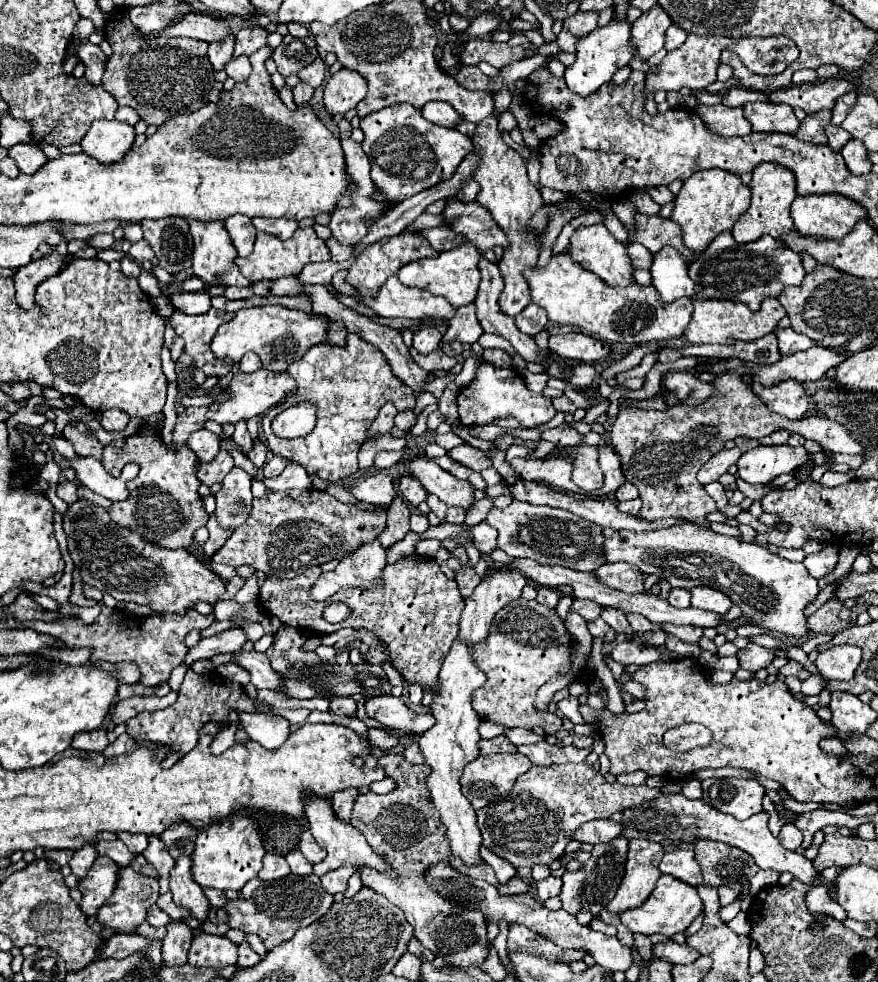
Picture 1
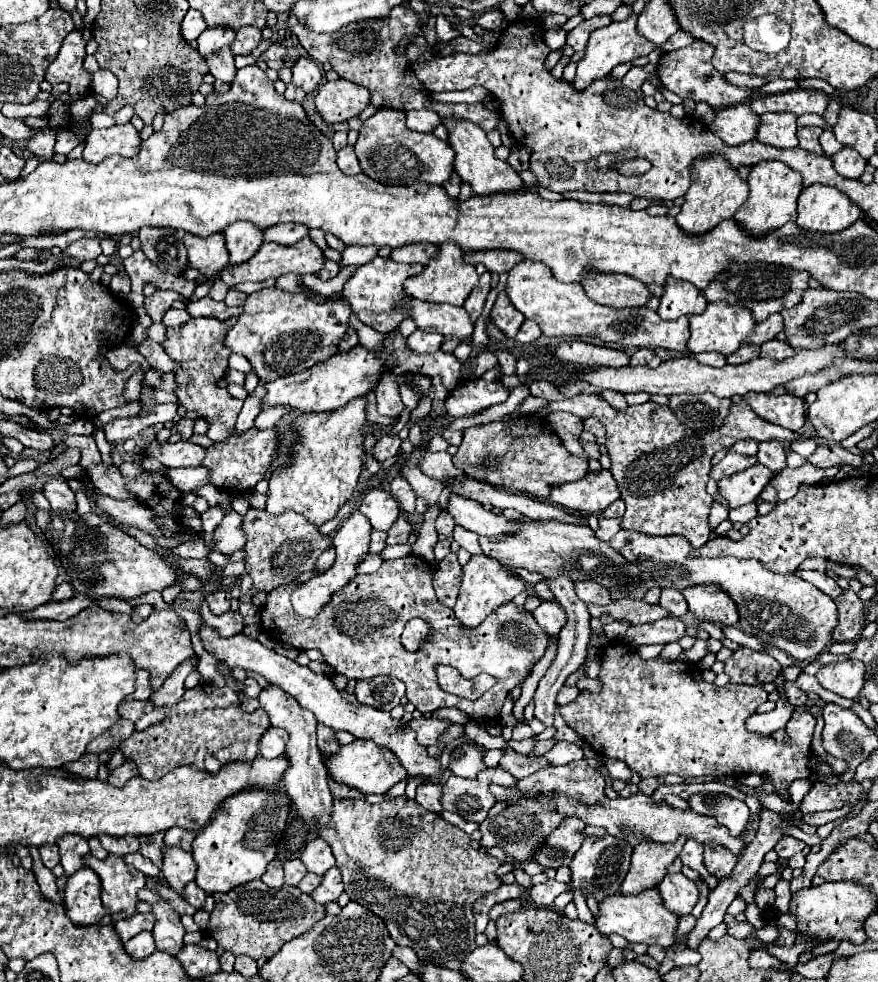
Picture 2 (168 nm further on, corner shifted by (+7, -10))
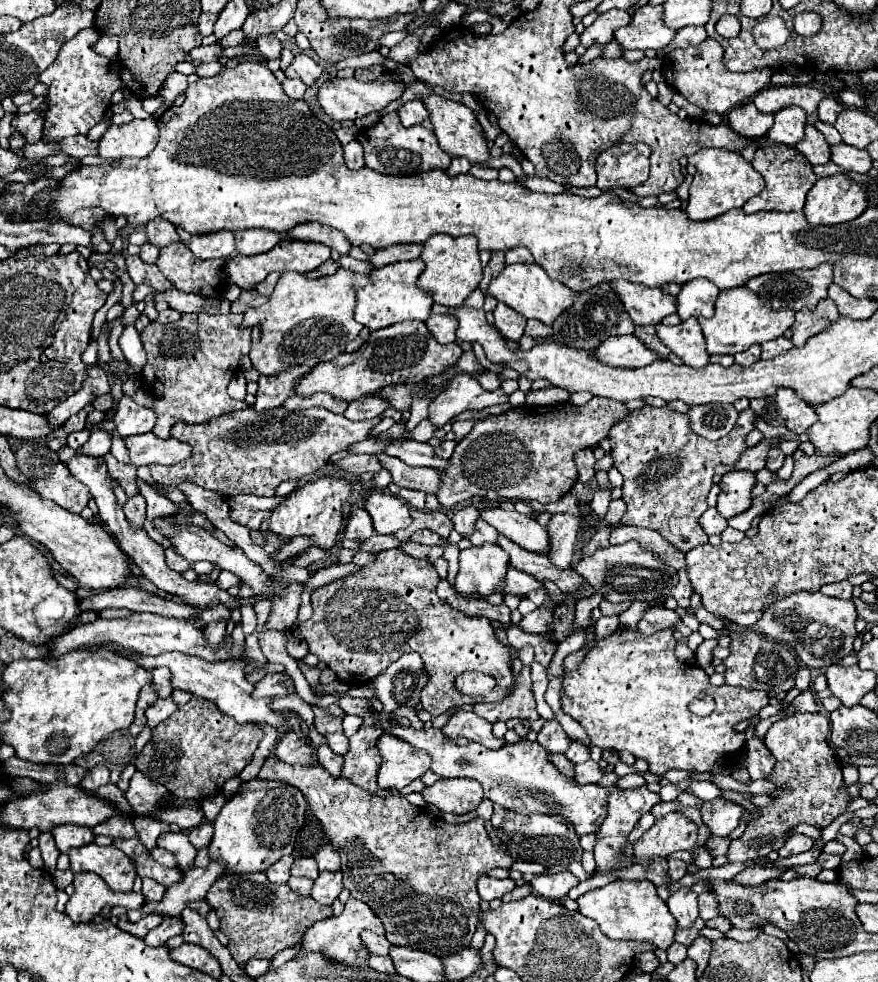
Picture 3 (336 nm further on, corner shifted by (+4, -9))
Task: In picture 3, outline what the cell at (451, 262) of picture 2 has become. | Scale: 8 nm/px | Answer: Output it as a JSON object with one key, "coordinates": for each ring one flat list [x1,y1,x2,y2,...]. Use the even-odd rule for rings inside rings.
{"coordinates":[[432,236,424,244,424,252,420,256,426,264,424,272,418,278,420,290,428,292,436,304,448,306,448,308,458,308,464,304,464,300,478,288,482,280,482,266,478,258,478,248,476,248,476,238,474,236]]}

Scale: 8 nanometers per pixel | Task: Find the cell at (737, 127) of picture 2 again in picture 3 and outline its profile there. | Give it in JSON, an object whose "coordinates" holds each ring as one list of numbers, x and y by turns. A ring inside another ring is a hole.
{"coordinates":[[752,102,732,108,726,118,730,128,746,138,762,138,774,122,774,114,758,112,758,108]]}

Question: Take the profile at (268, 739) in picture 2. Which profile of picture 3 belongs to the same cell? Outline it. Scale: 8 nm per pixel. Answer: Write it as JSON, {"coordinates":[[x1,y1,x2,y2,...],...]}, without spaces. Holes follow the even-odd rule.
{"coordinates":[[294,732,282,734,274,748,274,756,286,764,310,764,314,762,312,748,302,742,302,738,296,738]]}

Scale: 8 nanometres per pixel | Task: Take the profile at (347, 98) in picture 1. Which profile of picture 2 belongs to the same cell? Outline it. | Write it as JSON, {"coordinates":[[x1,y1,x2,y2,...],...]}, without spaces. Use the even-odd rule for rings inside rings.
{"coordinates":[[345,79,327,81,315,95,315,105,327,123,349,121,371,103,371,93]]}

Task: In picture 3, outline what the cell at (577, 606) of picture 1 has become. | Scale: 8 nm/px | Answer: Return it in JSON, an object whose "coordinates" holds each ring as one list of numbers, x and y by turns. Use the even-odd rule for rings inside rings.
{"coordinates":[[540,606,522,618,520,628,524,632,530,632,530,634,546,634,550,622,552,622,552,608]]}

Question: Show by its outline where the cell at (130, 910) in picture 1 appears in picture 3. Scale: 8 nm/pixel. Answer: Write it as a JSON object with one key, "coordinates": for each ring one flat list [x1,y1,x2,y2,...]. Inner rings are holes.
{"coordinates":[[88,844,68,852,72,872,96,872,110,890,132,892,138,876,134,862,116,846]]}

